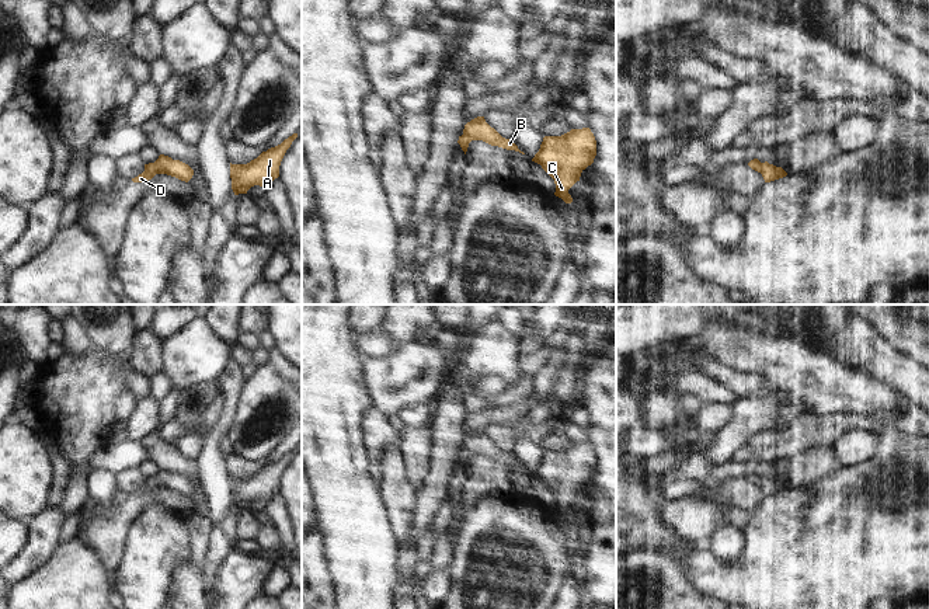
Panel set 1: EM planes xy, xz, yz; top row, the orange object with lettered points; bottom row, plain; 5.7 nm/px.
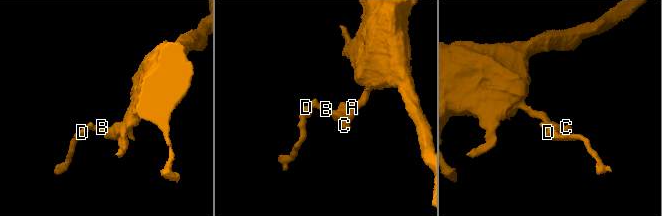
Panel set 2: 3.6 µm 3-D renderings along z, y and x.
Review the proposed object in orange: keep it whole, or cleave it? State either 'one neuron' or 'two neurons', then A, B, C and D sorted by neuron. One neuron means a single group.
one neuron | A B C D

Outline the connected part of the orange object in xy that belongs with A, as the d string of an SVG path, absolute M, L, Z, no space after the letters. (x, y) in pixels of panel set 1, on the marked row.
M293 133L281 145L262 152L247 164L230 163L232 189L234 195L247 194L254 185L268 188L268 185L279 177L281 161L296 138L298 133Z

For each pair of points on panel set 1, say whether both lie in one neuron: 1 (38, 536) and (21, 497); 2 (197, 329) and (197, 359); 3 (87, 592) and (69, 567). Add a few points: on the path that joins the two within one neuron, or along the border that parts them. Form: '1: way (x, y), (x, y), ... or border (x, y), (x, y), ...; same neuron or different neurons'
1: border (49, 505), (28, 524); different neurons
2: way (197, 336), (197, 352); same neuron
3: way (82, 587), (75, 580), (75, 573); same neuron

